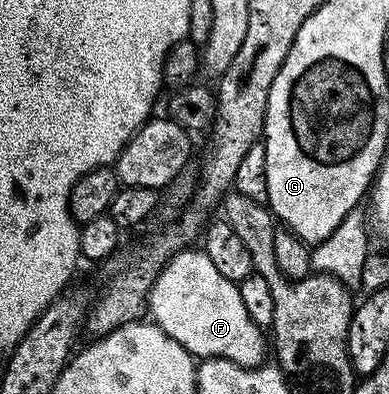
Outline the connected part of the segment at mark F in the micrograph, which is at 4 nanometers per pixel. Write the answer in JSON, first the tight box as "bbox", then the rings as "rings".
{"bbox":[148,248,266,368],"rings":[[[185,248],[161,267],[148,298],[148,308],[156,326],[173,337],[174,341],[178,341],[195,358],[226,359],[244,368],[258,367],[265,362],[264,339],[266,343],[266,337],[263,328],[254,325],[254,321],[250,319],[246,305],[243,304],[239,286],[223,277],[202,249]]]}

